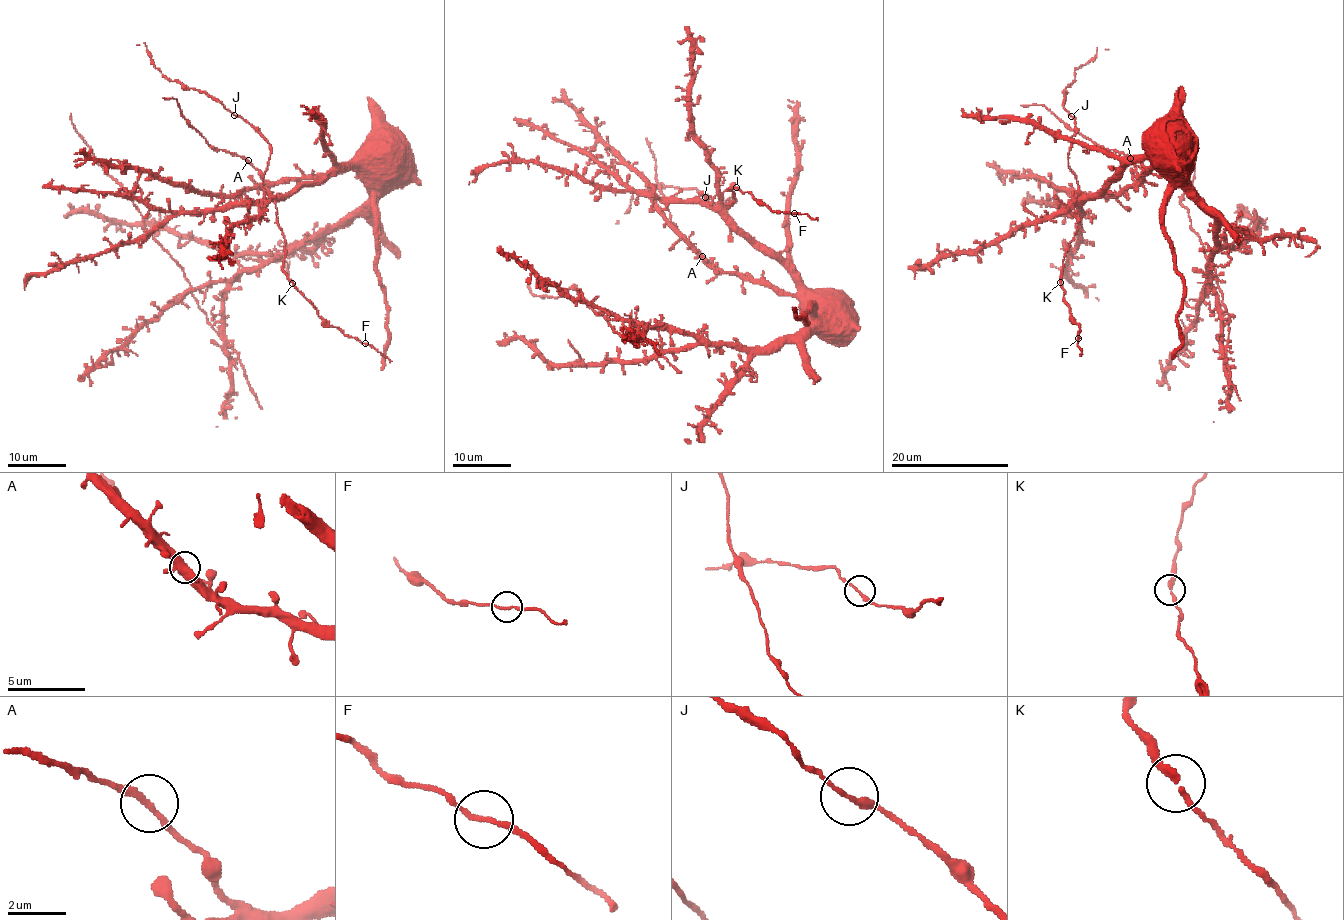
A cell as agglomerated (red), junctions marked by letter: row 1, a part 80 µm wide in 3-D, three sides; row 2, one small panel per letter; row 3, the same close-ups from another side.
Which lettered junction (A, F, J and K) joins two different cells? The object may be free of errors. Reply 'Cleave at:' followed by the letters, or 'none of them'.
Cleave at: A

